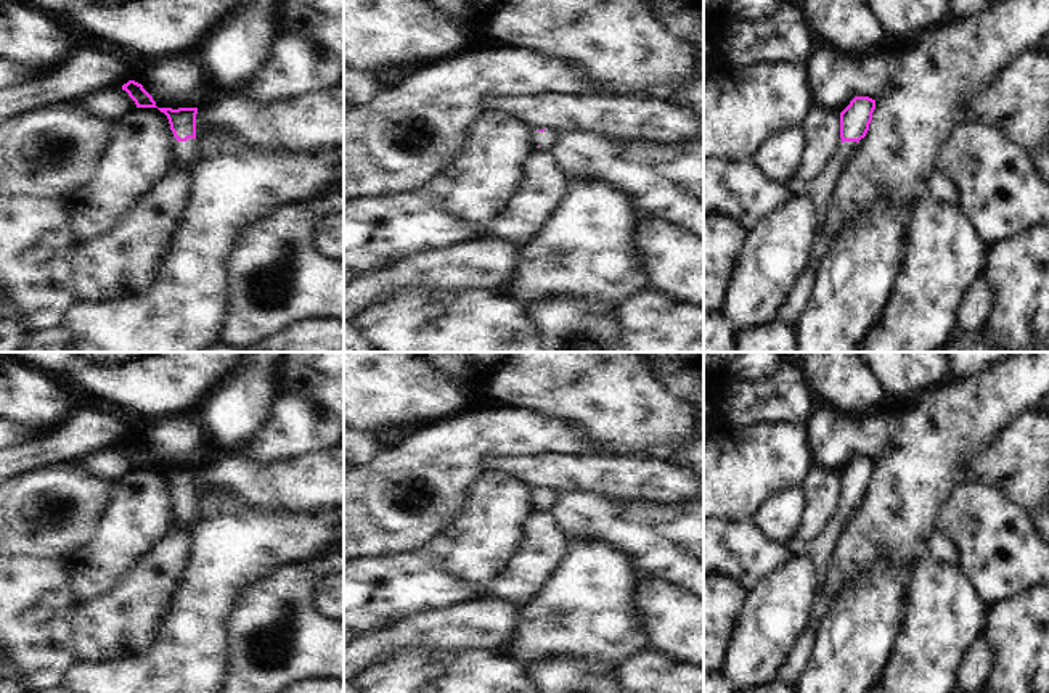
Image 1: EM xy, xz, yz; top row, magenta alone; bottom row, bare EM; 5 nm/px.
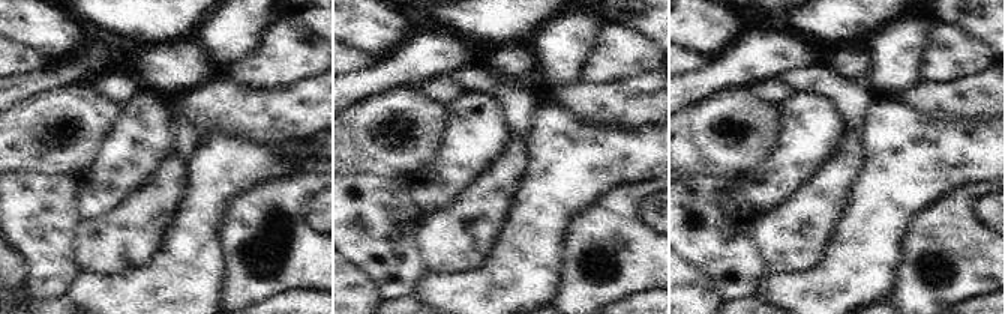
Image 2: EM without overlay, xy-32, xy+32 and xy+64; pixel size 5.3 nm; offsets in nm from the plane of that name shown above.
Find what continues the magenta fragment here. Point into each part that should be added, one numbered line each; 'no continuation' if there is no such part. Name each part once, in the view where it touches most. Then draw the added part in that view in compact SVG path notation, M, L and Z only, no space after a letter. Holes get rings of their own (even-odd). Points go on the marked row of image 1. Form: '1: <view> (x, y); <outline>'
1: xy (188, 151); M188 138L186 141L177 143L178 164L191 175L196 174L196 166L201 158L201 143L196 138Z

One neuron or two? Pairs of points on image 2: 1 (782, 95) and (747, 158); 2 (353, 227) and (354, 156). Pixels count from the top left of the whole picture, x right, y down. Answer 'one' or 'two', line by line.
1: two
2: two

